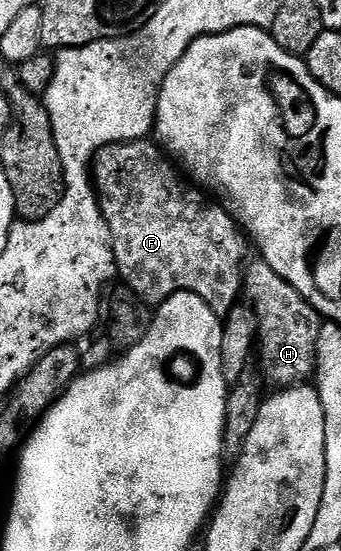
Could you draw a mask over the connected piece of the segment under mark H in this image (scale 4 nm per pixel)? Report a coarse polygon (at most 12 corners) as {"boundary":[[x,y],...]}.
{"boundary":[[269,264],[246,267],[272,387],[316,373],[321,315]]}

